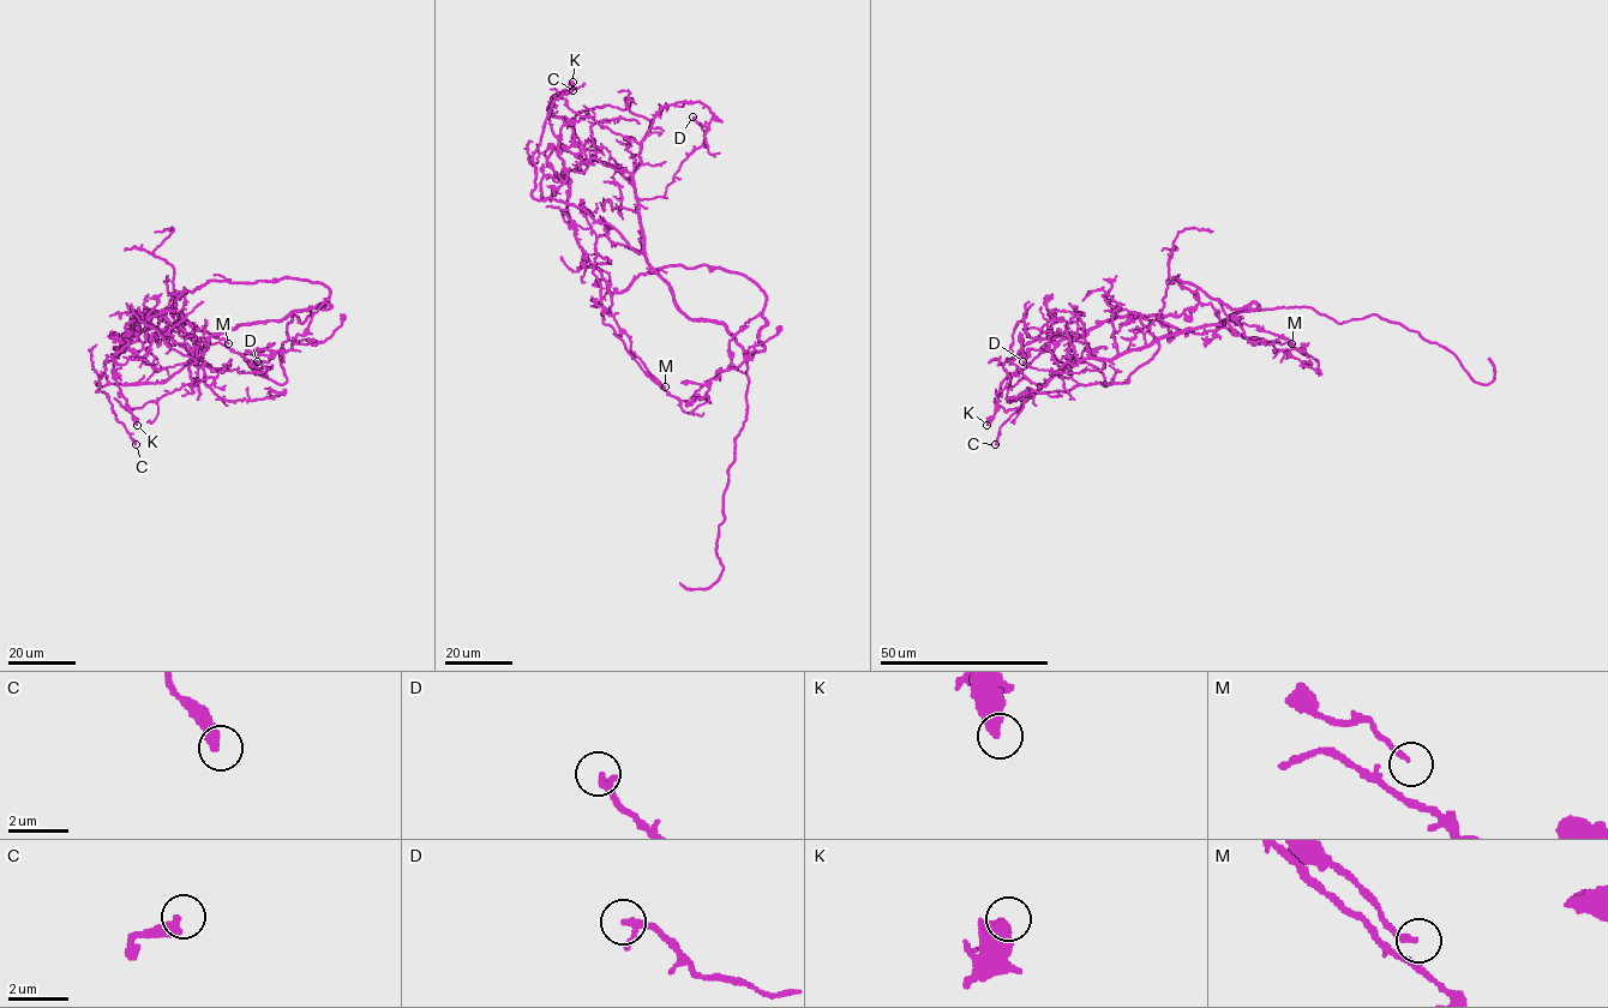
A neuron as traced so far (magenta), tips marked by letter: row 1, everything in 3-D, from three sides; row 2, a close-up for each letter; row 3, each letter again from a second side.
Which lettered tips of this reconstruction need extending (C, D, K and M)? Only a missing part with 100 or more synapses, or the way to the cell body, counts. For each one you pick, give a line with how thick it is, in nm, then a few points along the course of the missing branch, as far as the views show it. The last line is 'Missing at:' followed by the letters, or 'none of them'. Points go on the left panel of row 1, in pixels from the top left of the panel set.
Missing at: none of them

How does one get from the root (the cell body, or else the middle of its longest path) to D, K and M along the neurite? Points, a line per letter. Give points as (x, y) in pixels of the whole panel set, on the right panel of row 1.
D: (1218, 323), (1186, 328), (1126, 350), (1105, 359), (1102, 370), (1054, 372), (1032, 368), (1022, 361)
K: (1218, 323), (1156, 337), (1135, 312), (1102, 320), (1009, 374), (986, 425)
M: (1218, 323), (1156, 337), (1140, 314), (1129, 318), (1178, 316), (1211, 304), (1220, 320), (1256, 325), (1291, 343)

